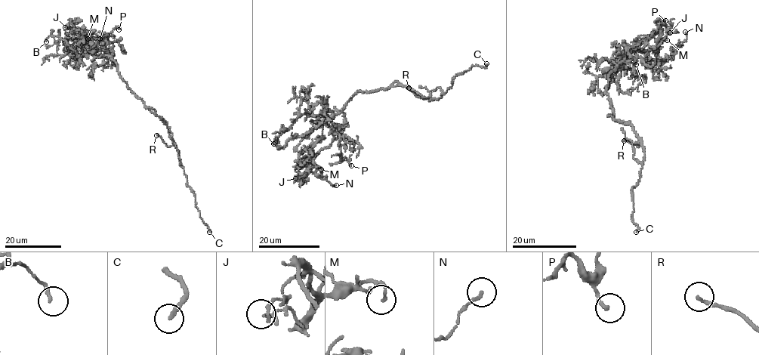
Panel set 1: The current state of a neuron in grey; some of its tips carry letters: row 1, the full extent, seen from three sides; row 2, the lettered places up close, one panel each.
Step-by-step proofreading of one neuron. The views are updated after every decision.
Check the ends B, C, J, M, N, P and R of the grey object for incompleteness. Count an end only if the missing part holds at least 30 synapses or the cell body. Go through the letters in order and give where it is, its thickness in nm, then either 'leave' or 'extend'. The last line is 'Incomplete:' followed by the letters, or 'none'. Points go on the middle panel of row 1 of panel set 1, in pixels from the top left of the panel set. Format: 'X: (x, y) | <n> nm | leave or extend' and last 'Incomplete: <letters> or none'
B: (273, 143) | 160 nm | leave
C: (486, 63) | 180 nm | extend
J: (295, 178) | 160 nm | leave
M: (321, 169) | 110 nm | leave
N: (336, 185) | 110 nm | leave
P: (351, 165) | 160 nm | leave
R: (408, 87) | 150 nm | extend
Incomplete: C, R

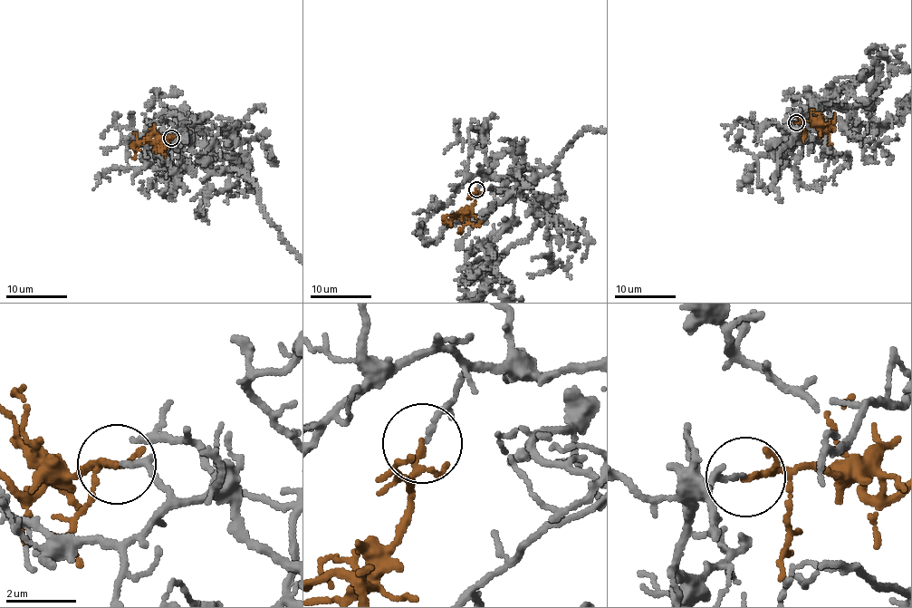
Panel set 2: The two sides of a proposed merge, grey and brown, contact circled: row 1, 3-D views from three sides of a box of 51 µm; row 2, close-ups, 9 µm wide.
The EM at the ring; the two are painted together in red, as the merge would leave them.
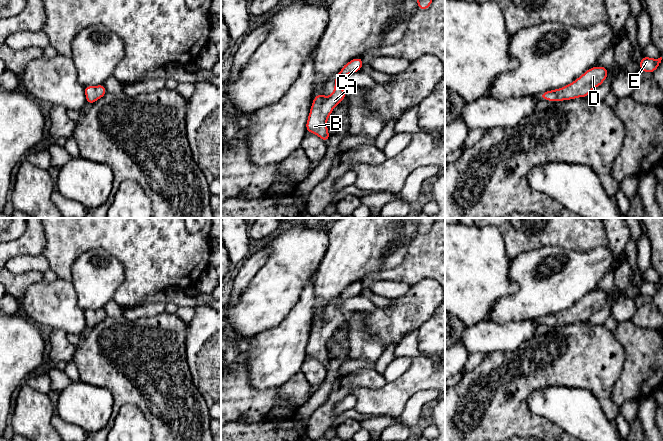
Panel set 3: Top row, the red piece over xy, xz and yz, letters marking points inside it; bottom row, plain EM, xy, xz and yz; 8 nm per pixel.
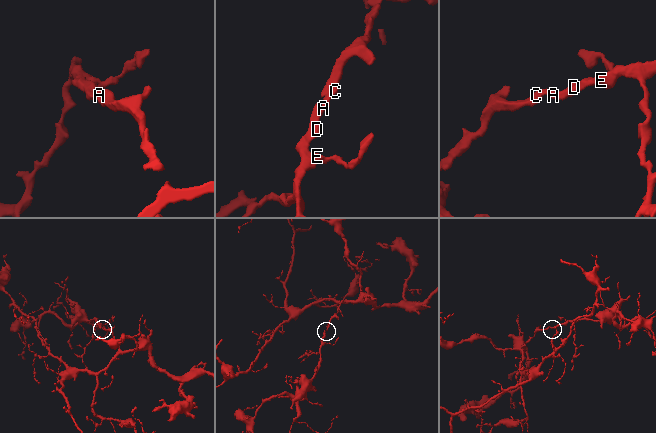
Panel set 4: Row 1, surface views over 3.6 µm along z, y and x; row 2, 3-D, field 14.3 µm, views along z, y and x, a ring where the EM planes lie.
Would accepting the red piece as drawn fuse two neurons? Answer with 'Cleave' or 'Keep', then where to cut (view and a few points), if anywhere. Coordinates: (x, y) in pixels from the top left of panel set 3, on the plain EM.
Keep. No split

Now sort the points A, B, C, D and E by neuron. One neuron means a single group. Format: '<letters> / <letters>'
A B C D E

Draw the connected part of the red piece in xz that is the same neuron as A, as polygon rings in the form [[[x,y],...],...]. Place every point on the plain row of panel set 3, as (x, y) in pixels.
[[[361,281],[346,287],[334,302],[335,311],[333,317],[326,322],[322,316],[313,323],[306,346],[307,356],[314,357],[327,367],[330,361],[327,353],[327,342],[332,338],[333,332],[339,329],[347,320],[347,316],[342,313],[340,307],[345,300],[360,295],[362,289],[363,283]]]

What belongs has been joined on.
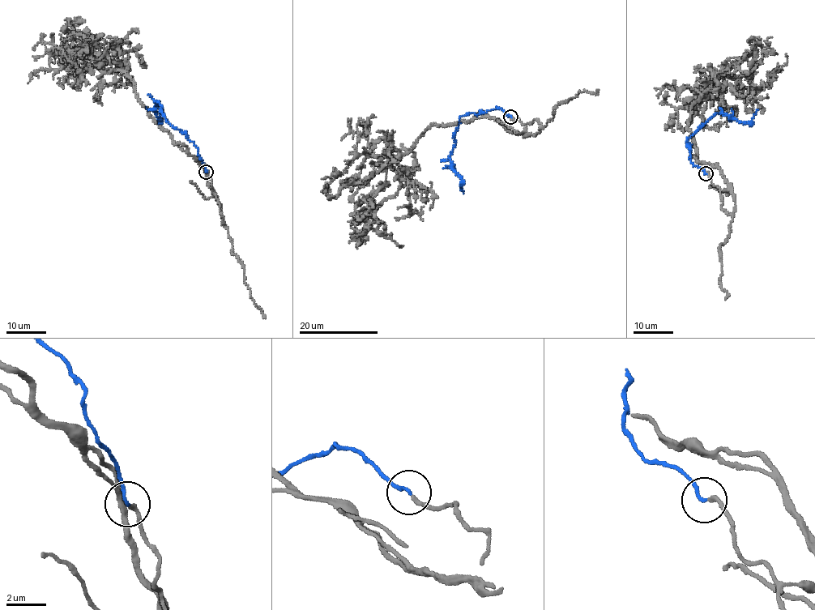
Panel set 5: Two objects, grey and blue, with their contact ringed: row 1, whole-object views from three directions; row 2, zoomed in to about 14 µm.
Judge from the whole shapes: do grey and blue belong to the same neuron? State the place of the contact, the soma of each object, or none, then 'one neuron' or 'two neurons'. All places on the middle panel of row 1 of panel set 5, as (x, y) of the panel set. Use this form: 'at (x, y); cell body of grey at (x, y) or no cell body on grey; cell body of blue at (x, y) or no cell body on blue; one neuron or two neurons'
at (510, 117); no cell body on grey; no cell body on blue; one neuron

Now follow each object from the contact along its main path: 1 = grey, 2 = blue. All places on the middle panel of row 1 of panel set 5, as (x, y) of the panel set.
1: (510, 117), (538, 132), (486, 117), (428, 128), (413, 173), (397, 171), (399, 189), (351, 236)
2: (510, 117), (498, 108), (460, 117), (450, 155), (463, 193)

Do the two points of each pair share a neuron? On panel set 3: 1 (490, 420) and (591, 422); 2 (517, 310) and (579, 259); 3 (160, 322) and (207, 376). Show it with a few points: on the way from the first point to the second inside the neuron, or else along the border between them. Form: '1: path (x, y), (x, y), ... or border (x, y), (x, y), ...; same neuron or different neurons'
1: border (530, 410), (556, 423), (565, 430); different neurons
2: path (532, 300), (553, 279), (559, 278), (564, 274); same neuron
3: border (187, 328), (185, 358), (191, 374); different neurons

